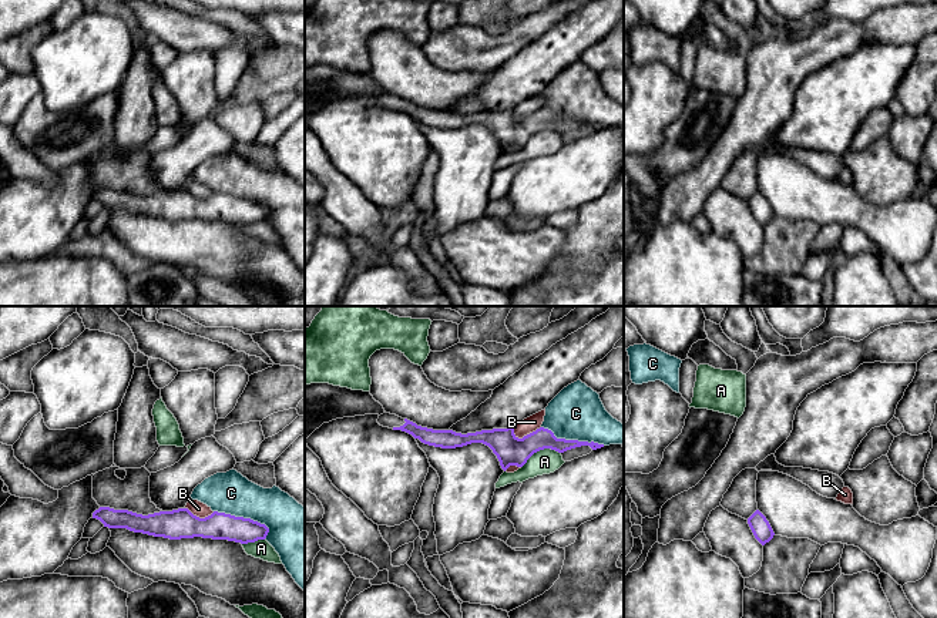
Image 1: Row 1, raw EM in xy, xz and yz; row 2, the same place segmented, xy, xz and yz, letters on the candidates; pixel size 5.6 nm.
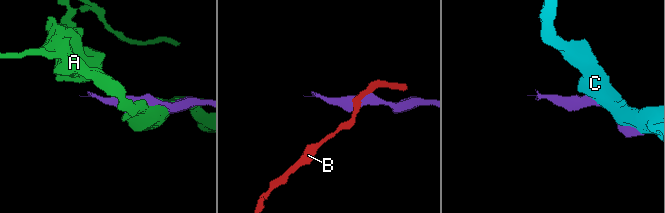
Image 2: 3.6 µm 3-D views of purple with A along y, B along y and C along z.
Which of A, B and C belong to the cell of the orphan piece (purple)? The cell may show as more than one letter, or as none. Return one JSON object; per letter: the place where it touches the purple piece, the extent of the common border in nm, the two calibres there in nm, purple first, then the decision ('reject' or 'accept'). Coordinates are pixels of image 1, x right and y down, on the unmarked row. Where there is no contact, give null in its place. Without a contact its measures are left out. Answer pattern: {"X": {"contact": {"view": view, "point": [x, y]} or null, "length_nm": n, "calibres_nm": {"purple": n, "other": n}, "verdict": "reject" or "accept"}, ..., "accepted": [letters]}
{"A": {"contact": {"view": "xz", "point": [540, 130]}, "length_nm": 240, "calibres_nm": {"purple": 170, "other": 140}, "verdict": "reject"}, "B": {"contact": {"view": "xz", "point": [527, 116]}, "length_nm": 170, "calibres_nm": {"purple": 170, "other": 90}, "verdict": "reject"}, "C": {"contact": {"view": "xy", "point": [242, 198]}, "length_nm": 340, "calibres_nm": {"purple": 160, "other": 240}, "verdict": "reject"}, "accepted": []}

